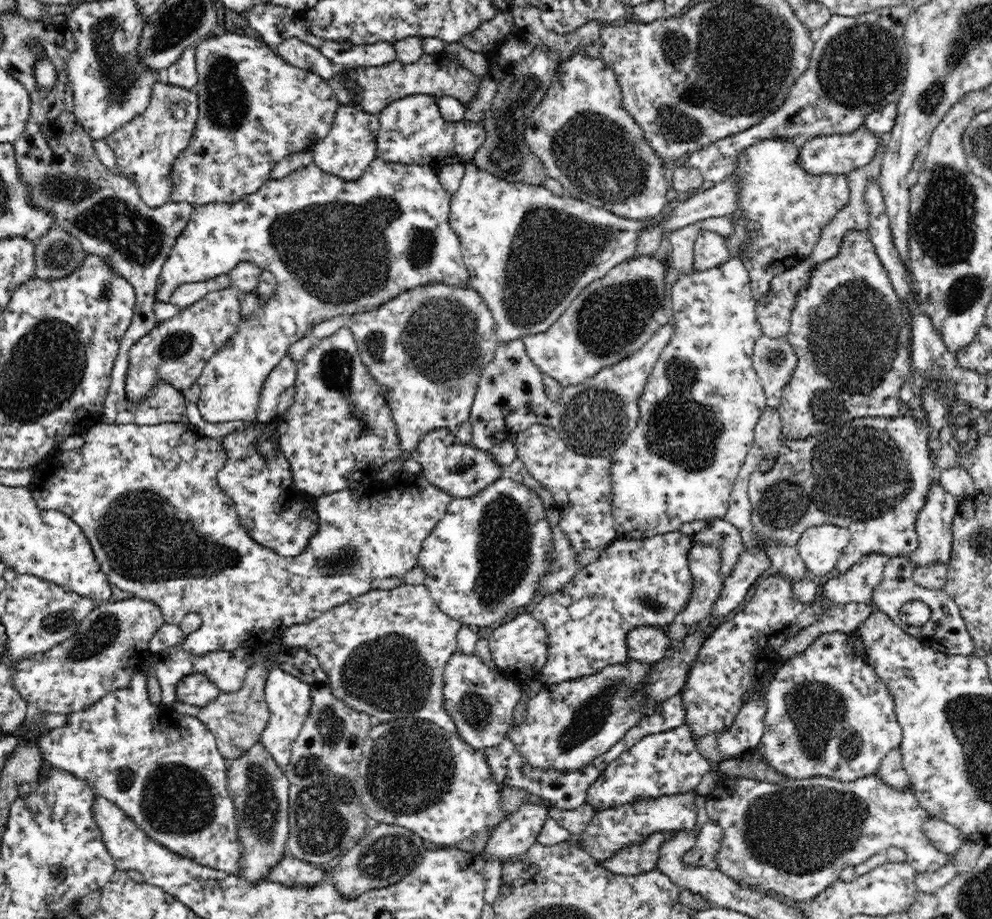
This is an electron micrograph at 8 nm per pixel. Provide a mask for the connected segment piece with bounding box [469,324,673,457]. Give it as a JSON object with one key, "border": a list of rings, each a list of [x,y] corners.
{"border":[[[672,325],[661,326],[657,332],[654,332],[654,336],[629,358],[608,369],[603,369],[592,379],[581,382],[581,385],[564,387],[562,395],[557,401],[547,397],[542,379],[543,374],[531,362],[522,339],[498,344],[494,361],[485,367],[477,394],[474,396],[474,405],[470,408],[469,424],[471,425],[472,445],[488,451],[491,446],[503,441],[505,437],[516,436],[530,426],[543,425],[552,428],[566,443],[566,446],[578,454],[590,457],[610,457],[622,446],[622,443],[628,439],[638,425],[640,418],[638,406],[641,395],[644,393],[650,372],[660,358],[662,349],[668,345],[672,337]]]}

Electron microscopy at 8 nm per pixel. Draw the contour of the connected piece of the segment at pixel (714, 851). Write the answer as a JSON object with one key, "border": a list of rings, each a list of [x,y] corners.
{"border":[[[708,820],[697,832],[696,846],[684,854],[684,865],[688,867],[714,866],[714,858],[718,856],[722,846],[722,830],[717,822]]]}

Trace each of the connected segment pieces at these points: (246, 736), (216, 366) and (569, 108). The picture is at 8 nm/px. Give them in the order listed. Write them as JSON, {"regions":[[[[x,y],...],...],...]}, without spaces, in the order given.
{"regions":[[[[256,651],[251,653],[251,664],[248,668],[242,688],[233,693],[222,693],[213,698],[206,706],[199,707],[176,700],[172,705],[180,713],[190,715],[206,723],[217,740],[217,749],[228,760],[240,758],[254,743],[258,742],[261,732],[269,721],[269,706],[265,699],[266,670],[276,660],[267,652]]],[[[376,158],[370,162],[369,167],[366,167],[365,171],[357,179],[347,180],[323,171],[314,163],[308,163],[306,166],[292,171],[282,178],[268,179],[257,191],[238,199],[238,201],[195,205],[190,220],[184,227],[182,234],[179,234],[176,239],[170,251],[170,256],[166,259],[159,274],[159,279],[155,286],[155,298],[157,298],[158,302],[169,302],[172,293],[182,284],[204,282],[206,279],[214,278],[221,274],[229,274],[236,265],[240,265],[242,262],[254,262],[261,269],[270,271],[277,280],[273,295],[267,297],[261,305],[258,305],[251,312],[251,315],[241,317],[237,331],[206,362],[202,375],[197,382],[201,392],[200,400],[196,405],[202,419],[210,424],[230,423],[233,421],[256,422],[259,396],[264,382],[268,379],[272,370],[286,356],[289,346],[292,346],[294,342],[298,342],[300,338],[310,336],[314,326],[324,322],[324,320],[330,320],[341,315],[349,317],[354,314],[376,310],[380,305],[386,304],[392,298],[396,298],[398,294],[418,286],[442,284],[455,286],[455,288],[468,288],[470,273],[463,263],[459,238],[453,233],[449,225],[450,203],[451,194],[444,190],[441,185],[437,170],[430,166],[396,165]]],[[[578,46],[570,58],[559,62],[550,88],[527,118],[524,139],[543,163],[549,178],[562,183],[567,196],[604,208],[627,220],[638,221],[659,216],[673,202],[670,173],[666,170],[657,171],[661,166],[660,159],[643,136],[639,124],[623,109],[616,75],[601,60],[585,56],[584,49],[584,46]]]]}

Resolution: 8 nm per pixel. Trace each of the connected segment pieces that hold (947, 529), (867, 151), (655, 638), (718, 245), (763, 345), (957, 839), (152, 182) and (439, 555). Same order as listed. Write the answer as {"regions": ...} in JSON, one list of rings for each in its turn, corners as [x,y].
{"regions":[[[[934,482],[934,485],[930,486],[930,491],[930,498],[928,498],[925,508],[918,512],[918,548],[908,554],[915,568],[918,566],[934,565],[936,562],[943,562],[943,564],[949,565],[951,561],[950,552],[952,552],[953,540],[952,522],[959,503],[956,501],[956,497],[946,493],[940,482]]],[[[866,125],[859,126],[850,134],[833,134],[813,137],[802,146],[799,163],[812,174],[830,173],[847,175],[852,170],[870,165],[877,156],[878,148],[882,145],[885,135],[874,133]]],[[[651,626],[634,628],[627,640],[628,656],[643,664],[656,665],[670,653],[672,642],[662,629]]],[[[704,230],[693,238],[692,258],[694,266],[692,266],[692,273],[718,266],[731,257],[723,245],[723,240],[723,236],[709,230]]],[[[760,335],[751,354],[753,368],[762,384],[767,406],[777,409],[781,403],[783,390],[791,382],[798,358],[787,335],[770,338]]],[[[934,818],[924,821],[923,835],[928,838],[934,848],[946,855],[954,855],[965,842],[961,832],[955,826]]],[[[156,81],[151,88],[147,109],[106,135],[105,141],[116,154],[118,174],[129,178],[138,187],[141,199],[150,208],[158,208],[168,202],[171,194],[171,164],[191,141],[198,113],[196,89]]],[[[510,476],[500,477],[488,486],[482,489],[482,492],[472,496],[472,498],[453,498],[446,510],[445,516],[442,516],[440,522],[434,527],[434,530],[428,534],[425,541],[422,543],[422,548],[418,553],[419,568],[423,569],[424,585],[430,591],[432,598],[438,608],[444,613],[449,614],[450,617],[458,619],[462,623],[462,626],[467,624],[468,627],[474,629],[481,629],[484,626],[490,626],[494,622],[500,622],[508,612],[512,612],[514,608],[522,608],[522,606],[528,606],[532,602],[534,595],[538,594],[539,589],[537,586],[538,578],[545,573],[546,570],[546,558],[550,558],[550,550],[553,546],[551,544],[552,534],[551,526],[545,513],[546,508],[542,503],[542,500],[534,490],[512,480]]]]}

